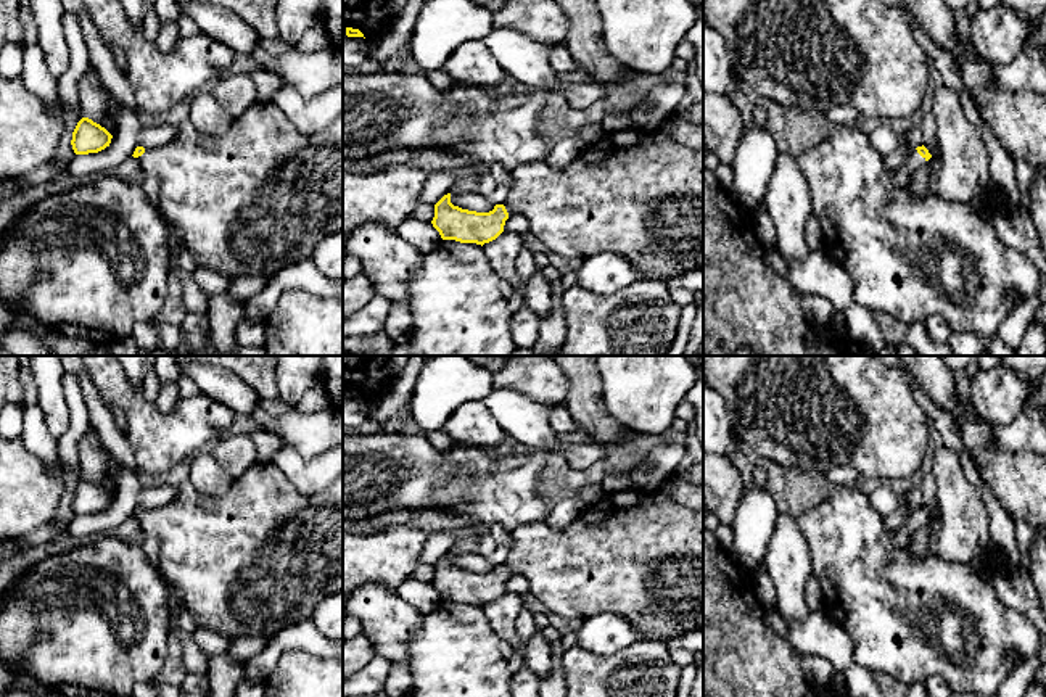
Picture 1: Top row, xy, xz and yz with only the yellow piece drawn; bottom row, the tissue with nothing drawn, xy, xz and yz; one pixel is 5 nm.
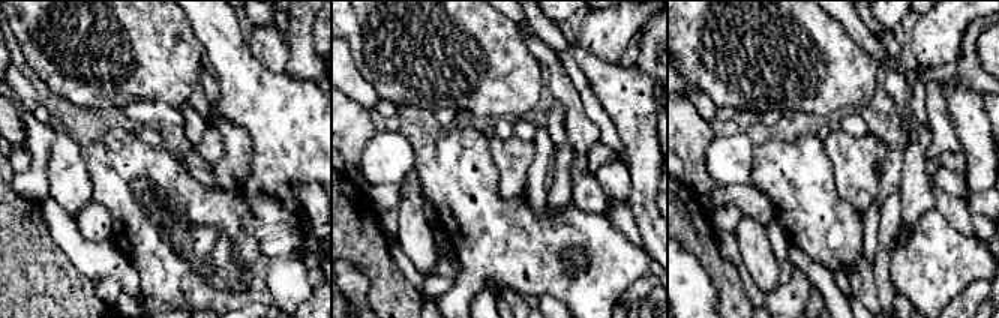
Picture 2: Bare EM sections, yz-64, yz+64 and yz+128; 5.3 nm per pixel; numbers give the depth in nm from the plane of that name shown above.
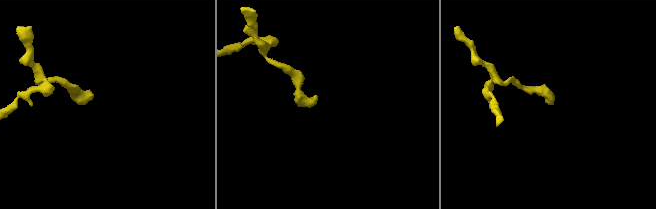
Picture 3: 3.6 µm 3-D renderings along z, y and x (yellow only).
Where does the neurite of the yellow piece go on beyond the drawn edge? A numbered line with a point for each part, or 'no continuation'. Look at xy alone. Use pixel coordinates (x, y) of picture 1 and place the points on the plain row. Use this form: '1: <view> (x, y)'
1: xy (261, 557)

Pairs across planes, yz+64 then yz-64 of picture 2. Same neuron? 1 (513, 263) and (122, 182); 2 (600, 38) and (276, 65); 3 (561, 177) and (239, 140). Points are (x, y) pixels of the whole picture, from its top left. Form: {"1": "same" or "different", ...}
{"1": "same", "2": "same", "3": "same"}

